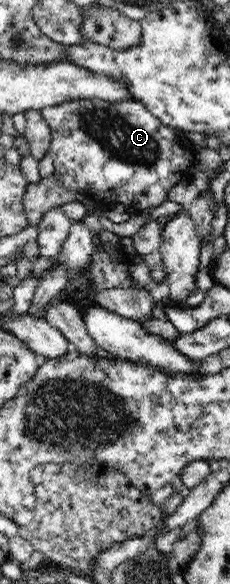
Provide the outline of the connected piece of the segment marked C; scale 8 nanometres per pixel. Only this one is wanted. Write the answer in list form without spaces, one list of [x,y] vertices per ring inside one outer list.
[[[97,98],[68,100],[40,110],[51,131],[51,148],[48,150],[56,172],[63,186],[98,205],[114,202],[126,207],[135,202],[135,210],[155,208],[167,200],[168,190],[178,182],[192,180],[195,163],[192,142],[189,142],[178,129],[163,124],[138,100],[108,103]]]

